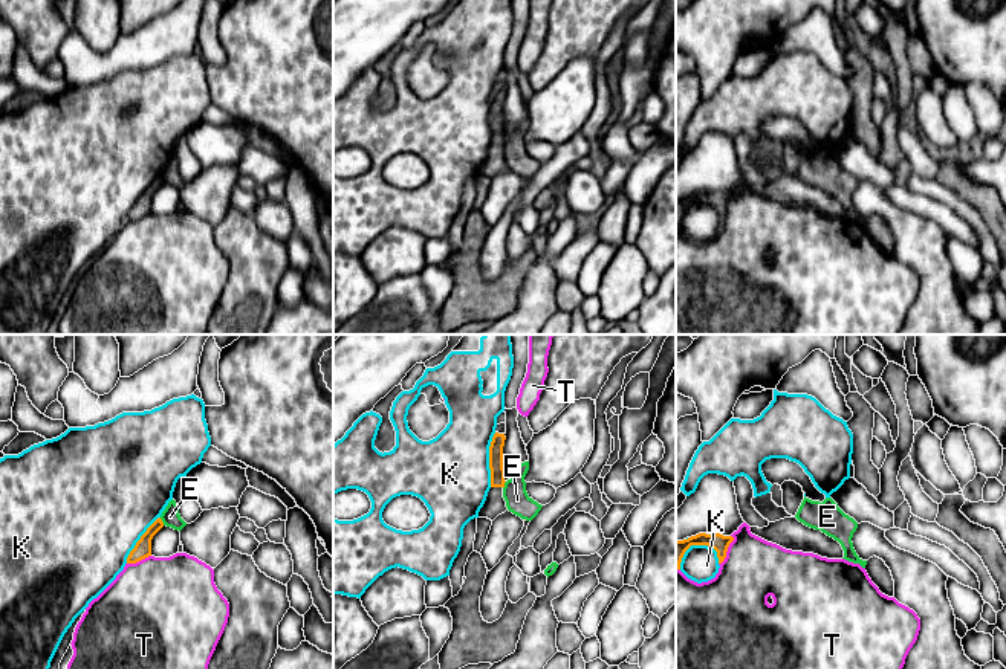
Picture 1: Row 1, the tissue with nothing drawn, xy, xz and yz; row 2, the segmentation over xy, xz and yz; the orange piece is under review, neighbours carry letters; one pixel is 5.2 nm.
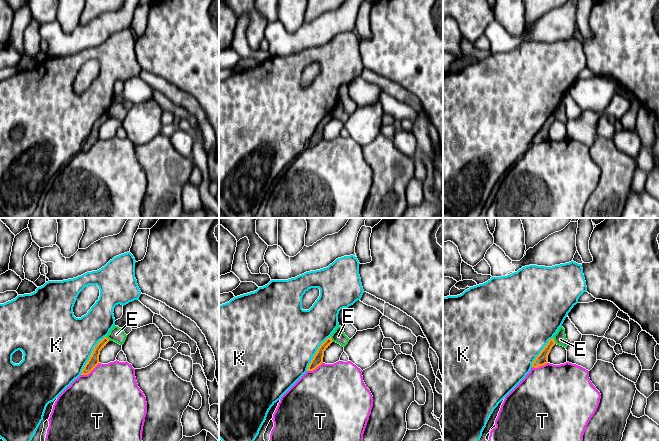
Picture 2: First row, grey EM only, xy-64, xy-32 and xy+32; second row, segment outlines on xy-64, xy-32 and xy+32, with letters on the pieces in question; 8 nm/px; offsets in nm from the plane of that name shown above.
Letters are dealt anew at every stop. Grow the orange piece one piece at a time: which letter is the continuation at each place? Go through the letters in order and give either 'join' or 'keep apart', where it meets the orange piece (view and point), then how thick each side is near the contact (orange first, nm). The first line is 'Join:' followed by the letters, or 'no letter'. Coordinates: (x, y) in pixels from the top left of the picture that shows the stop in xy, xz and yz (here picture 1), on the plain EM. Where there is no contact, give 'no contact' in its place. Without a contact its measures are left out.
Join: no letter
E: keep apart | xy (161, 179) | 90/100 nm
K: keep apart | xz (490, 118) | 80/400 nm
T: keep apart | yz (726, 208) | 90/320 nm

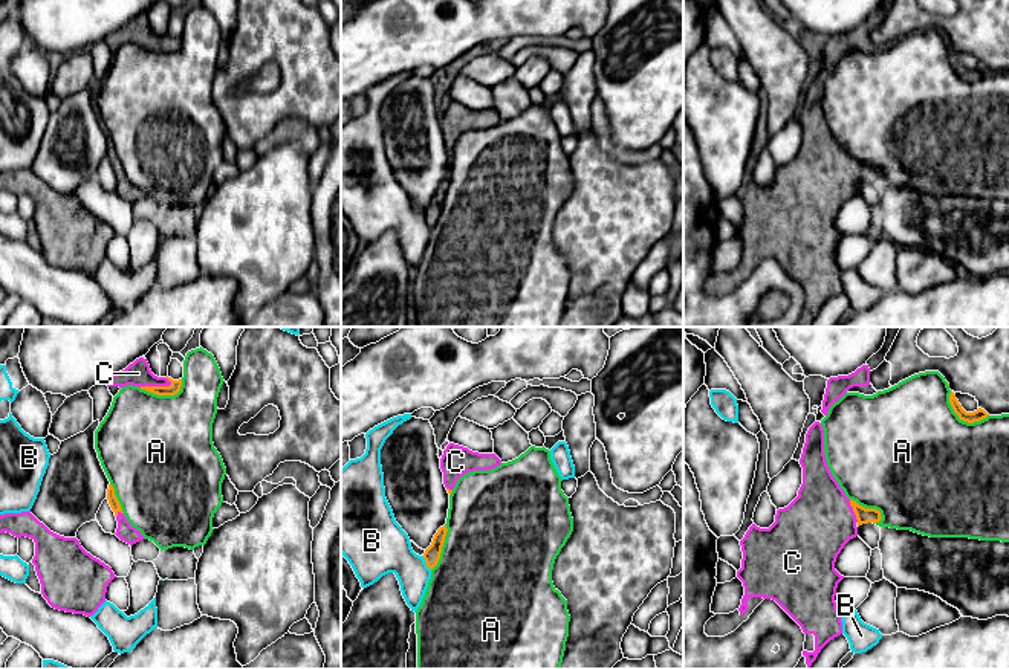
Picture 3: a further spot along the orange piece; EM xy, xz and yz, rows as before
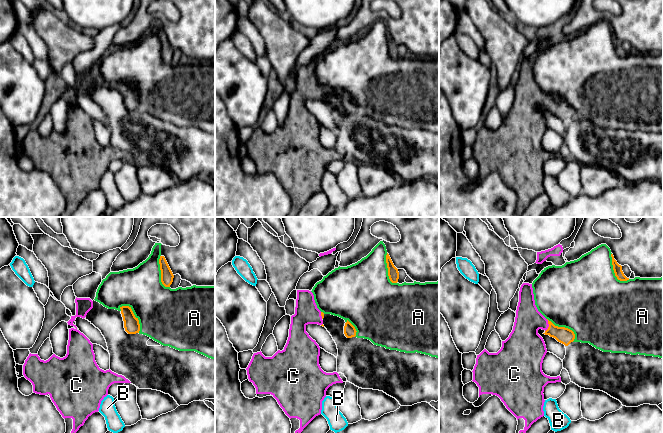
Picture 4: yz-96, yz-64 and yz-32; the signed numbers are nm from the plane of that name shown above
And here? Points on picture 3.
Join: C
A: keep apart | yz (960, 77) | 60/500 nm
B: keep apart | xz (425, 220) | 90/280 nm
C: join | xy (155, 45) | 60/130 nm

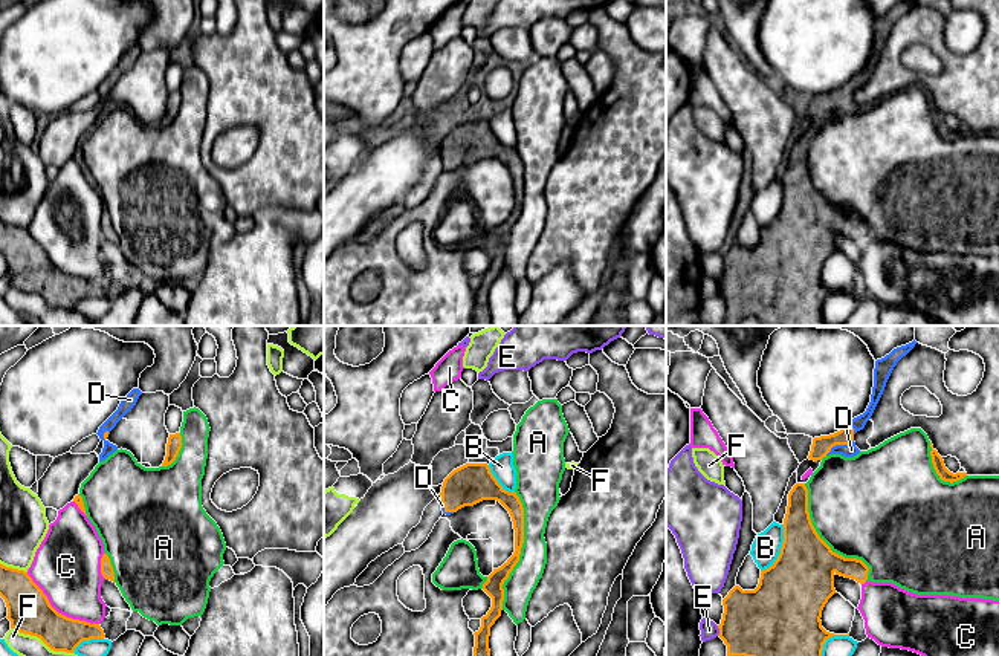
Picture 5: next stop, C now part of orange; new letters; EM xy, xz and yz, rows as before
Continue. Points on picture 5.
Join: D
A: keep apart | xz (520, 208) | 100/160 nm
B: keep apart | yz (781, 207) | 360/150 nm
C: keep apart | xy (57, 269) | 220/360 nm
D: join | yz (839, 101) | 100/70 nm
E: keep apart | yz (720, 288) | 380/90 nm
F: keep apart | xy (42, 297) | 220/180 nm

